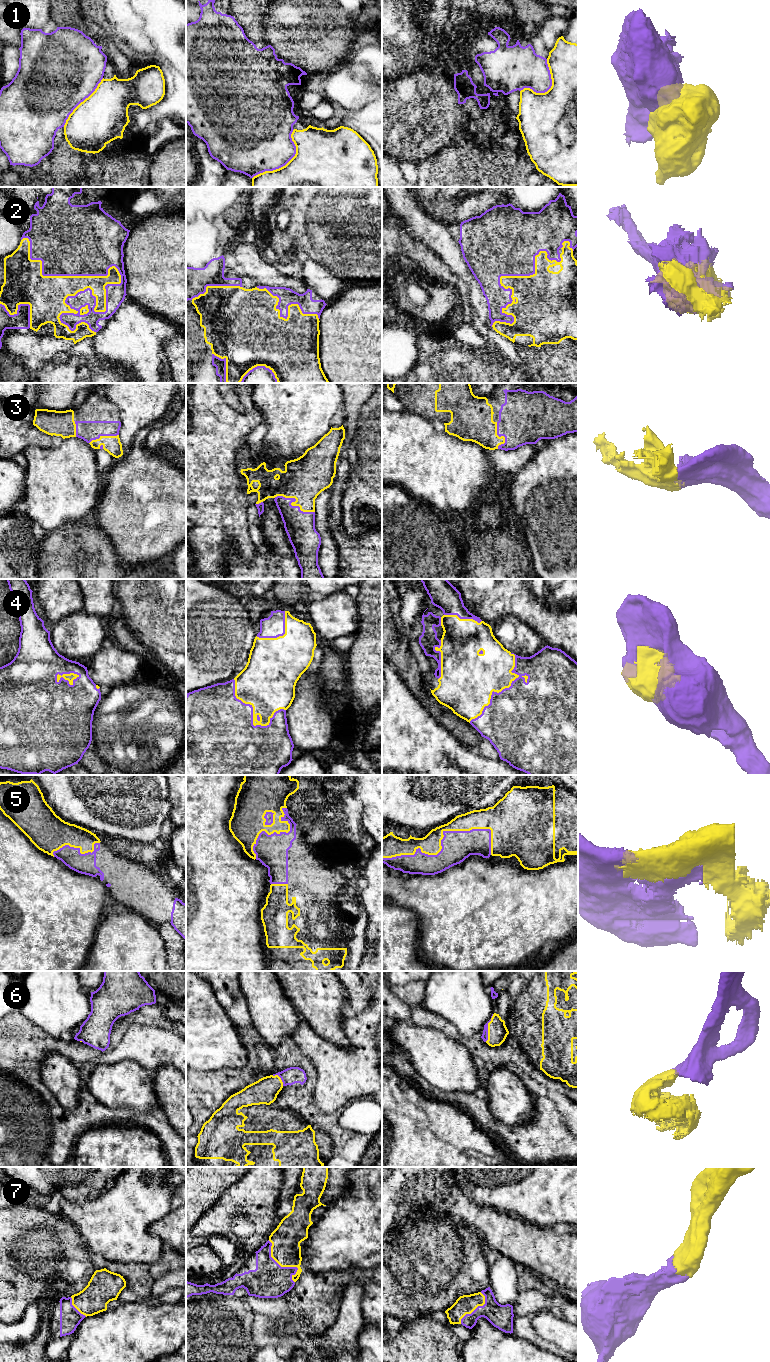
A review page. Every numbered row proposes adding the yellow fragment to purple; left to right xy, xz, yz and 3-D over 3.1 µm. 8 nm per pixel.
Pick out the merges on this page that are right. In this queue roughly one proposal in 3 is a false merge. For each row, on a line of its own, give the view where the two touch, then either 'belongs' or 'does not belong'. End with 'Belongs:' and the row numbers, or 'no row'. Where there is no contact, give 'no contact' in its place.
1: contact in xz; does not belong
2: contact in xy; belongs
3: contact in xz; belongs
4: contact in yz; belongs
5: contact in yz; belongs
6: contact in yz; belongs
7: contact in xz; belongs
Belongs: 2, 3, 4, 5, 6, 7

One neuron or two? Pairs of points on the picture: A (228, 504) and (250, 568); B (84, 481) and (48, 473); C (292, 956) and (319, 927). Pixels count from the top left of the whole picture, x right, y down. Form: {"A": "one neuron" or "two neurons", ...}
{"A": "two neurons", "B": "one neuron", "C": "one neuron"}

